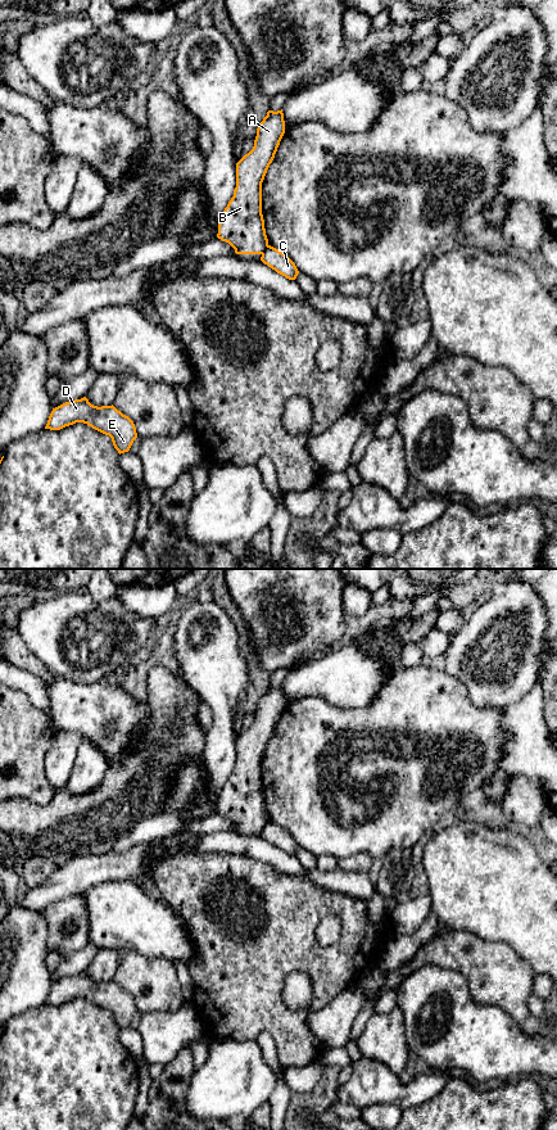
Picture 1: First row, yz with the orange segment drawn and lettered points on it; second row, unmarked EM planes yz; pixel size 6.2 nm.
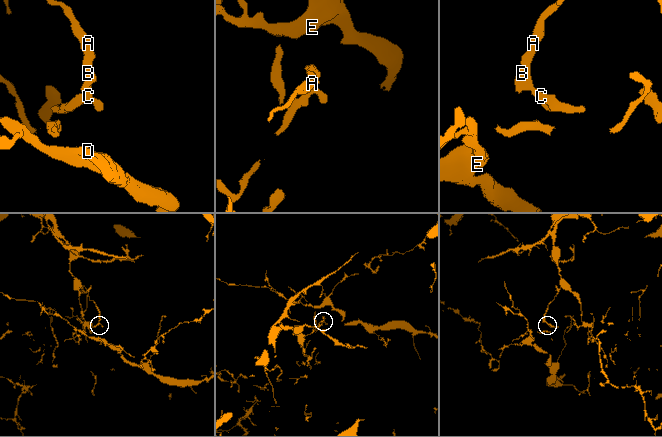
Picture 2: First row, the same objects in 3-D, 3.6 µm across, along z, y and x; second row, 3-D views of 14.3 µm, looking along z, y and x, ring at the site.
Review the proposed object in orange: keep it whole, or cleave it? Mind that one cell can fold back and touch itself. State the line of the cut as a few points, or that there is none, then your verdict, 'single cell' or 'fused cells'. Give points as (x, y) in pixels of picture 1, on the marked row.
cut in yz along (268, 245), (261, 253); fused cells

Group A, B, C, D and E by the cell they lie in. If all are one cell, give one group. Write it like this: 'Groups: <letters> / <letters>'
Groups: A B / C D E

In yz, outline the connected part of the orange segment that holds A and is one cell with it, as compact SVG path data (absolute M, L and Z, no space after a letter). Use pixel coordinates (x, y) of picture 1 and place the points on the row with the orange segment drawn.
M282 109L268 110L257 128L253 149L236 163L236 187L217 234L236 254L262 254L268 247L262 214L262 182L284 134Z

